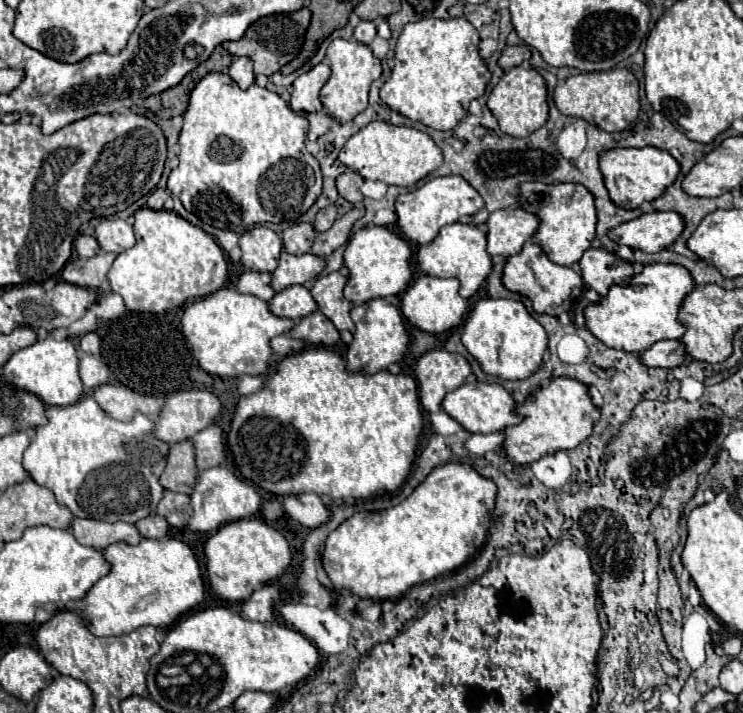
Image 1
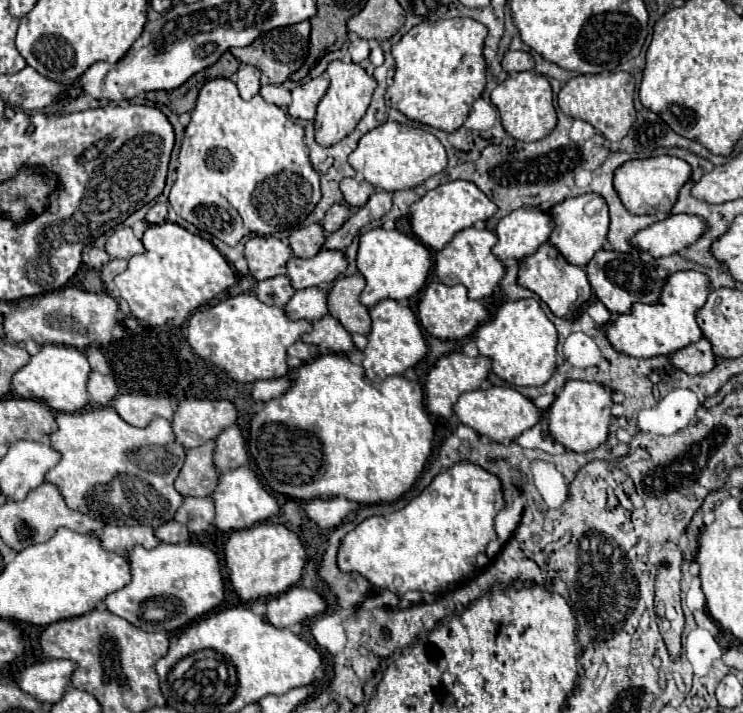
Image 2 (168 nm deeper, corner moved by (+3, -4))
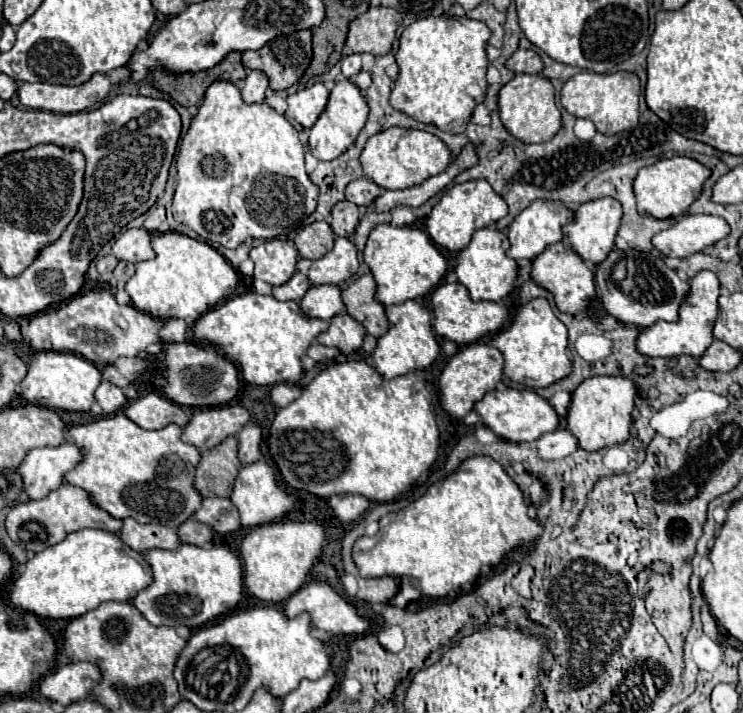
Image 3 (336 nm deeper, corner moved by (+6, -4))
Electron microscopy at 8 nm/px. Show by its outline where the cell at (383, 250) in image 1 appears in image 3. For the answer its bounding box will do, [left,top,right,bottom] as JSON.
[362,224,448,306]

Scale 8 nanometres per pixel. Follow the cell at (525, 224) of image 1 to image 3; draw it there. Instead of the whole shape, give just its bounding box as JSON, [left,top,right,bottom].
[508,200,572,258]

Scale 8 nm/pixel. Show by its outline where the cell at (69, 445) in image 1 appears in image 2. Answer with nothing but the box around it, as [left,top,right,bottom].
[47,406,185,528]

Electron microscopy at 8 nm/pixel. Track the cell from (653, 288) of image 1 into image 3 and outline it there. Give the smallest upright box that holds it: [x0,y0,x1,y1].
[636,270,720,358]

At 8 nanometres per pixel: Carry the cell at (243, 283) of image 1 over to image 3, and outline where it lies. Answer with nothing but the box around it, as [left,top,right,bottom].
[272,272,310,302]

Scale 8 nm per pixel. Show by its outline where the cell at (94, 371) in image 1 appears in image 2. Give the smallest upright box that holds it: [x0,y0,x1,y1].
[87,372,119,406]

